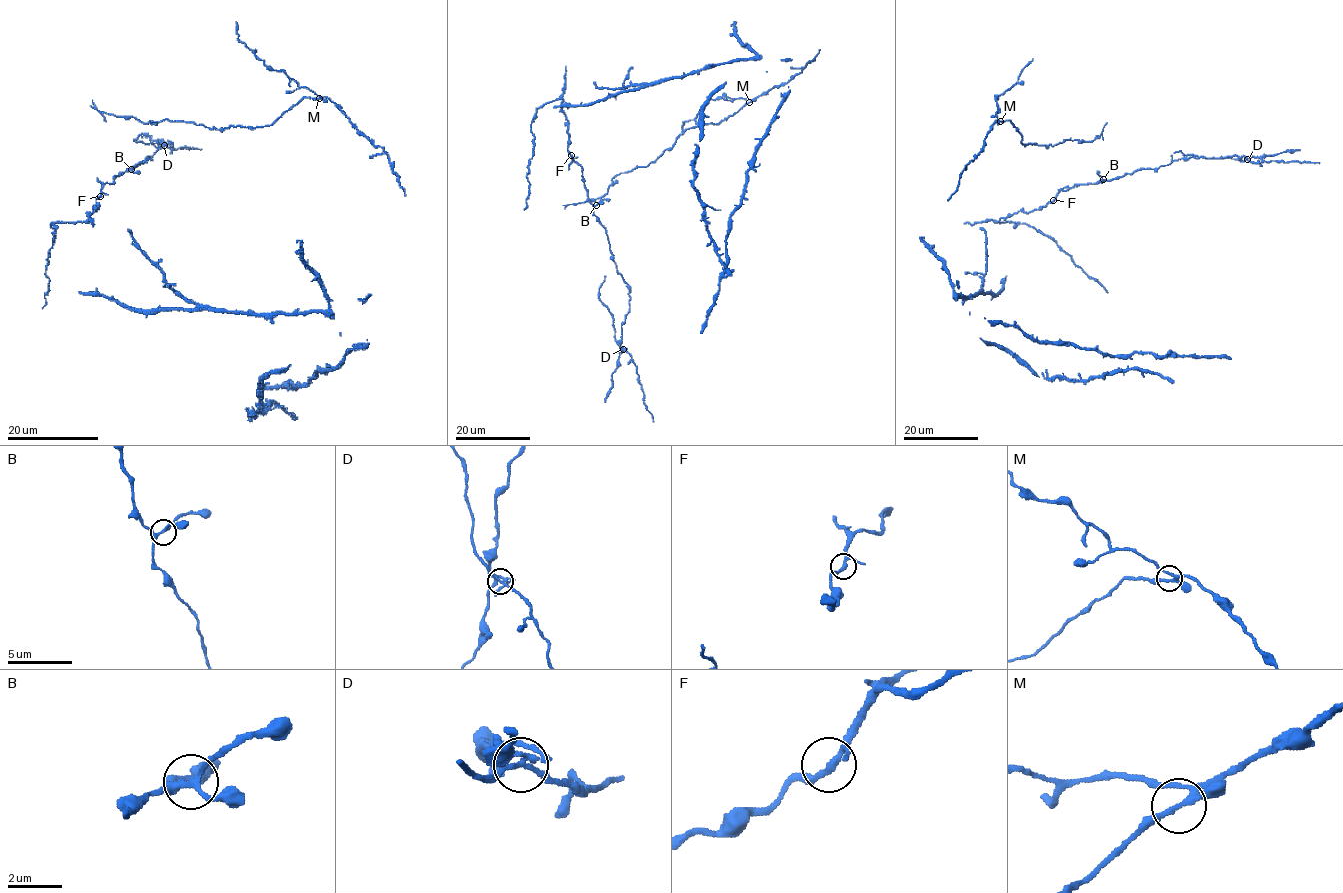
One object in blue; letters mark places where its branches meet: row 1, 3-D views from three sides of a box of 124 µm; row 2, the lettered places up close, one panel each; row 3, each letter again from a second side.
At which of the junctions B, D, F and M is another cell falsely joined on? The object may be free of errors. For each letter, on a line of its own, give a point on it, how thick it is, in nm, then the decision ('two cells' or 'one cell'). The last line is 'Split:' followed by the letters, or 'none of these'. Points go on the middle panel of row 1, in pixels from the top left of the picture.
B: at (596, 205); 200 nm thick; one cell
D: at (623, 349); 170 nm thick; two cells
F: at (571, 155); 200 nm thick; one cell
M: at (749, 102); 200 nm thick; one cell
Split: D

